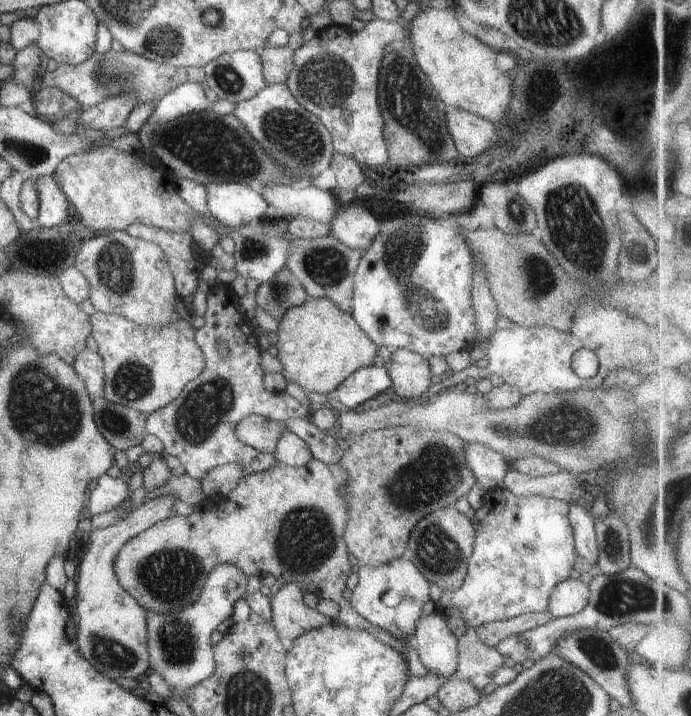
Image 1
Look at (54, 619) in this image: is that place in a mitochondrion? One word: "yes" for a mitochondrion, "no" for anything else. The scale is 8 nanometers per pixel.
no

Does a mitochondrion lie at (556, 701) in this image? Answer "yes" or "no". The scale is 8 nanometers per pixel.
yes

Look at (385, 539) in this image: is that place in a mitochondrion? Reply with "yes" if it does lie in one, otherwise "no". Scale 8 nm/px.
no

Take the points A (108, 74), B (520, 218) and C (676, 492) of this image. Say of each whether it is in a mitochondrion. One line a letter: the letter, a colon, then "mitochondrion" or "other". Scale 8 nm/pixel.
A: mitochondrion
B: mitochondrion
C: mitochondrion

